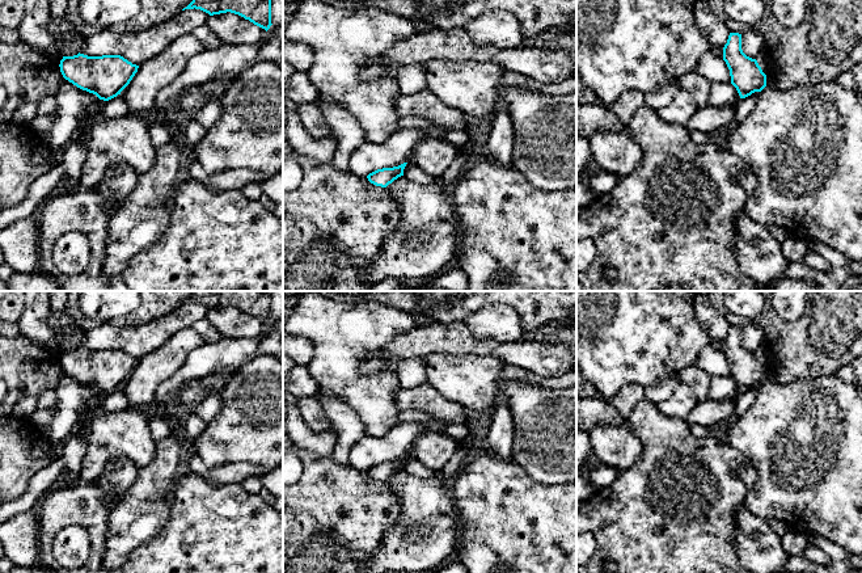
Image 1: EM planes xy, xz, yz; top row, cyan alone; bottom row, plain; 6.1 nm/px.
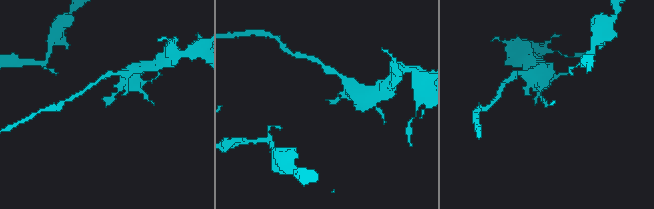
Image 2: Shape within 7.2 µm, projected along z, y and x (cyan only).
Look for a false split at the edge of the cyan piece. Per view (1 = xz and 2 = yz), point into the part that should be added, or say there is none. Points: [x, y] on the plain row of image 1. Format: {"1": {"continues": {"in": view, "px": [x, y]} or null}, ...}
{"1": {"continues": null}, "2": {"continues": null}}

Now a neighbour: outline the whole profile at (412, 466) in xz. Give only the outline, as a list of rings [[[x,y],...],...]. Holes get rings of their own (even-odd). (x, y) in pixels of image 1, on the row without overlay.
[[[407,455],[403,463],[403,469],[421,479],[430,479],[438,475],[436,472],[414,459],[411,455]]]

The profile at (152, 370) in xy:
[[[193,328],[176,333],[157,350],[139,359],[130,378],[121,385],[131,408],[140,408],[156,400],[156,389],[185,363],[187,354],[204,341]]]

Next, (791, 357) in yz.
[[[761,291],[764,311],[753,320],[765,333],[769,366],[766,372],[786,385],[837,374],[862,355],[862,291],[808,291],[808,302],[799,320],[786,321],[772,306],[770,291]]]

